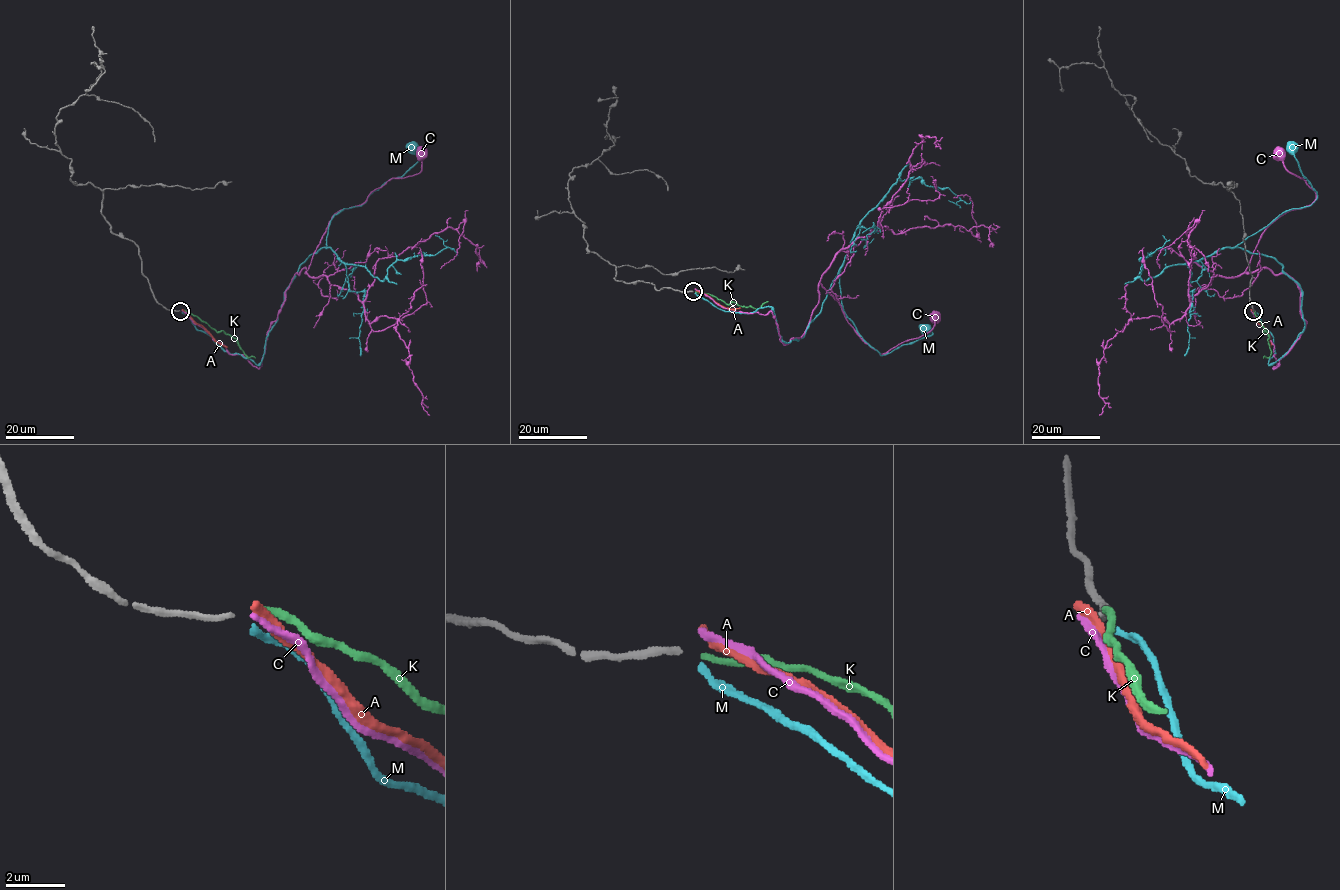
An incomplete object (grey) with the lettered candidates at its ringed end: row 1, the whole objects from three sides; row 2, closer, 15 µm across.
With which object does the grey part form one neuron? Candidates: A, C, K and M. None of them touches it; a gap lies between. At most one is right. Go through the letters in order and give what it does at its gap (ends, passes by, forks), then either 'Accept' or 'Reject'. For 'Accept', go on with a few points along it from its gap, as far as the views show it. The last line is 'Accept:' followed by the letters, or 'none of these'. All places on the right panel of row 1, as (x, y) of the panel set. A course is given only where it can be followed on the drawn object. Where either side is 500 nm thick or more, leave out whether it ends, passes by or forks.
A: It ends there. Reject
C: It ends there. Reject
K: It ends there. Accept. Its course: (1253, 310), (1269, 336), (1270, 354), (1263, 358)
M: It ends there. Reject
Accept: K

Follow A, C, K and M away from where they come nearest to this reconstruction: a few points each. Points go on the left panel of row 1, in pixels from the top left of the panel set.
A: (182, 311), (227, 347)
C: (181, 311), (258, 368), (286, 289), (307, 270), (330, 219), (393, 178), (417, 174), (421, 153)
K: (182, 310), (198, 316), (217, 331), (223, 330), (233, 336), (248, 357), (255, 358)
M: (182, 312), (225, 350), (260, 363), (287, 288), (326, 246), (332, 218), (405, 174), (419, 159), (412, 147)

